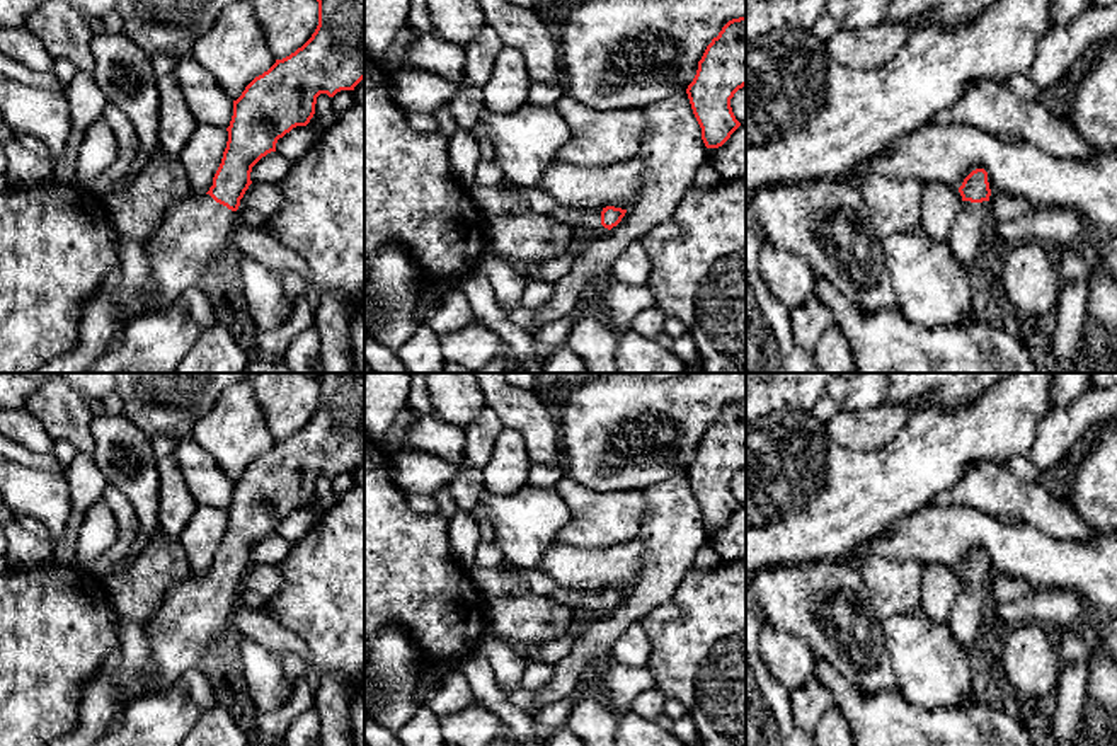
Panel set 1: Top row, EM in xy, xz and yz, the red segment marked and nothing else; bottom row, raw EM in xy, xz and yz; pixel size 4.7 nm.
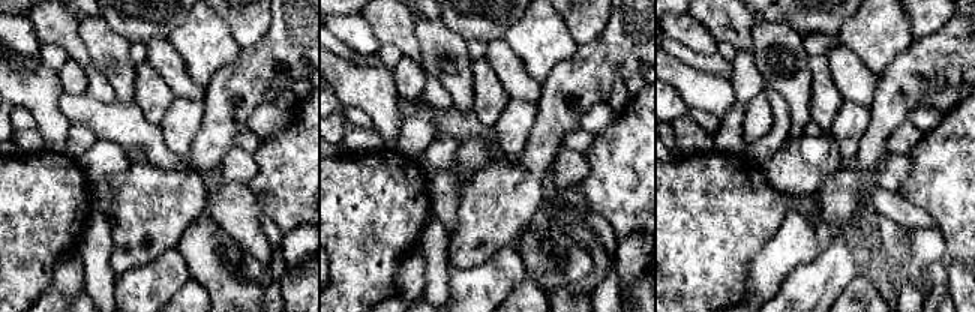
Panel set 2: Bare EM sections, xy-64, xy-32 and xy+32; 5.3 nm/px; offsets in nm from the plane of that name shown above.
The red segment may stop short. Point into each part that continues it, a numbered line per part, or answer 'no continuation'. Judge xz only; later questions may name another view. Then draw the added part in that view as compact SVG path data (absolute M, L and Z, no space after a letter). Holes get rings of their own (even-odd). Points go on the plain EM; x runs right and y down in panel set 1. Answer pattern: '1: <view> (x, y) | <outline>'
1: xz (586, 603) | M507 564L506 569L518 577L523 591L550 598L552 601L569 608L579 622L610 613L601 606L603 589L577 591L558 584L538 569L514 569Z

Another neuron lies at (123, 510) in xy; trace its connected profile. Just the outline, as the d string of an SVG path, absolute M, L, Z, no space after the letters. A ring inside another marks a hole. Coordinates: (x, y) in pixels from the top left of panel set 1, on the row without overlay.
M107 485L102 501L111 508L116 516L116 523L119 526L117 540L114 545L104 552L97 560L89 565L89 571L97 577L106 579L112 565L128 554L129 547L135 542L136 530L136 514L133 504L128 497L116 489L114 485Z

